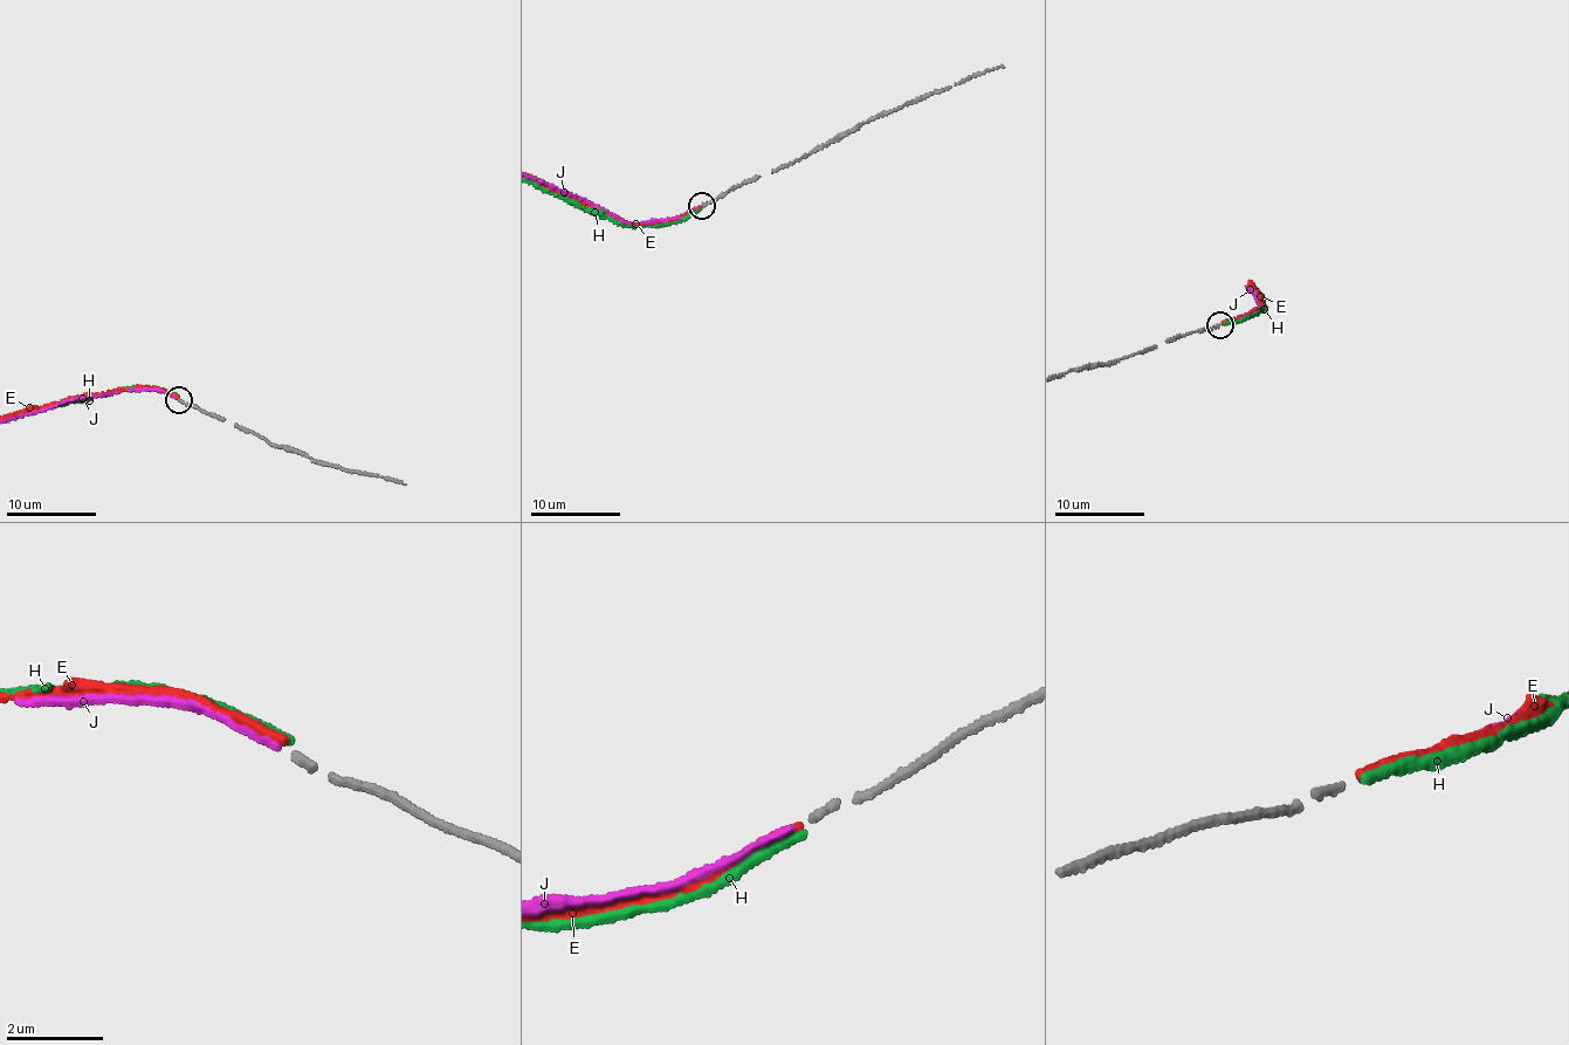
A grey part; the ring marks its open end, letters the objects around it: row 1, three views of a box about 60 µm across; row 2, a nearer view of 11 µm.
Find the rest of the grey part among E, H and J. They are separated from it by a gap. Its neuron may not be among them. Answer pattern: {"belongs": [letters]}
{"belongs": ["J"]}

